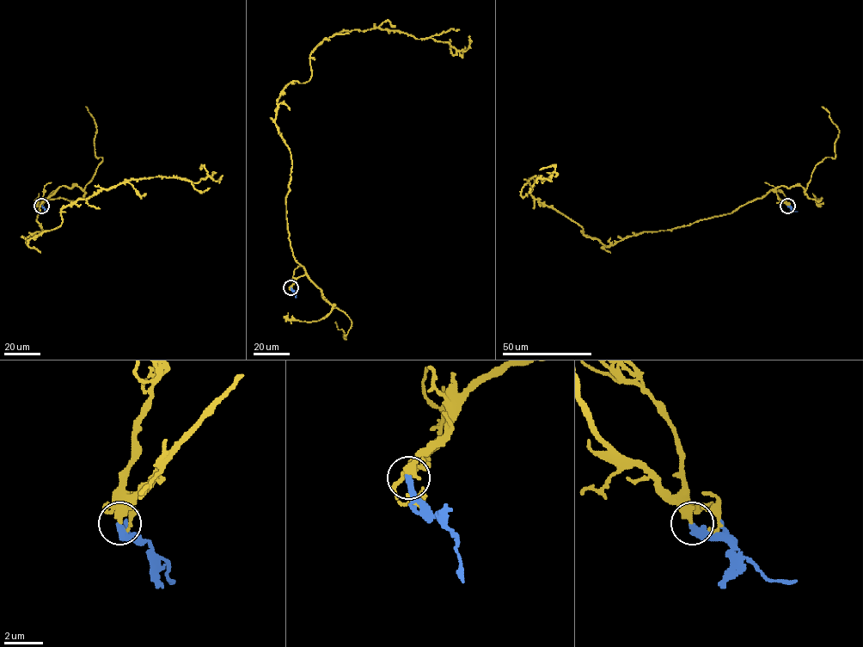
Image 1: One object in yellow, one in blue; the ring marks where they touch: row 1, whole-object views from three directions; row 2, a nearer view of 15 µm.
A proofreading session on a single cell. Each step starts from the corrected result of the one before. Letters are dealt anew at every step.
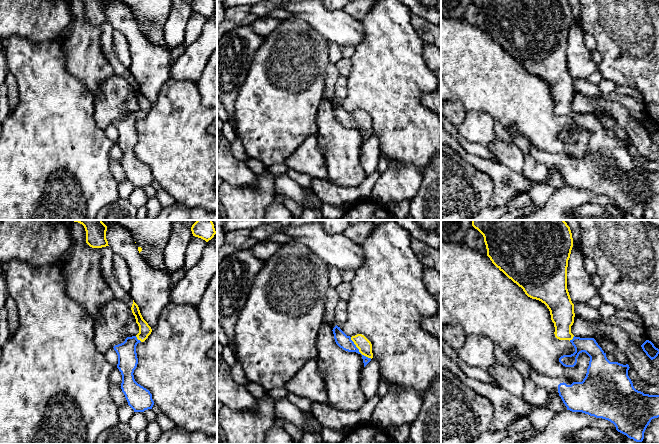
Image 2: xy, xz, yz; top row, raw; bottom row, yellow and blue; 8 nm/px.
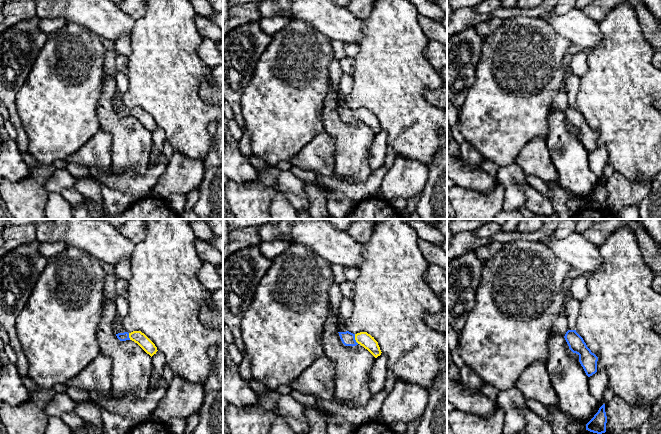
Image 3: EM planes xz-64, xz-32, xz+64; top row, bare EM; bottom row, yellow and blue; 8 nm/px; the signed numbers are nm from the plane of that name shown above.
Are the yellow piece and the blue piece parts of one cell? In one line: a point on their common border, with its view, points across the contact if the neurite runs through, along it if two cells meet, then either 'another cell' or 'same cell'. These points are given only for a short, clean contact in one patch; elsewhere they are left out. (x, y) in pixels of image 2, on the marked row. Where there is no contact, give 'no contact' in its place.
meets yellow in xz at (359, 350); runs through xz (362, 343), (359, 350), (353, 344), (342, 340); same cell

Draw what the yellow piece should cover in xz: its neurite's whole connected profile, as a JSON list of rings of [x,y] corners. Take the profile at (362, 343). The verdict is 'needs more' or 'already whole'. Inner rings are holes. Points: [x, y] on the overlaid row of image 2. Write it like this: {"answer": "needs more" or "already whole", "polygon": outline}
{"answer": "needs more", "polygon": [[[337,325],[332,331],[335,342],[340,348],[362,355],[364,367],[371,361],[373,358],[372,344],[364,335],[347,336]]]}

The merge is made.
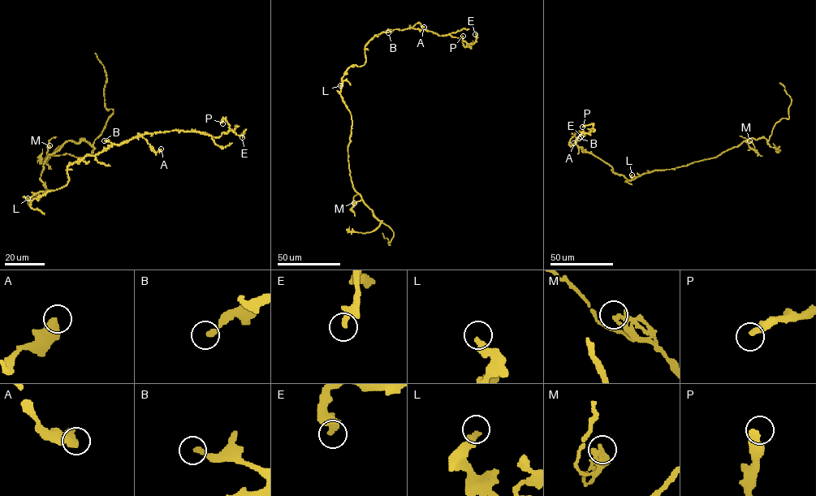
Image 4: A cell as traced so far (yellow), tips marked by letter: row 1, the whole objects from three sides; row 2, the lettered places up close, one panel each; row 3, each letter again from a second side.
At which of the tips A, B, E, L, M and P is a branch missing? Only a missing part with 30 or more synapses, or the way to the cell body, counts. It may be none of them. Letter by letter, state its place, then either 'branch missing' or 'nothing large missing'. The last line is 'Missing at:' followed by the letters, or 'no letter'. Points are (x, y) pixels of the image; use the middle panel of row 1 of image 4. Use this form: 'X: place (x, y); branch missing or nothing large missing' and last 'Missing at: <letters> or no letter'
A: place (424, 27); nothing large missing
B: place (388, 32); nothing large missing
E: place (475, 34); nothing large missing
L: place (340, 85); nothing large missing
M: place (354, 203); nothing large missing
P: place (463, 36); nothing large missing
Missing at: no letter

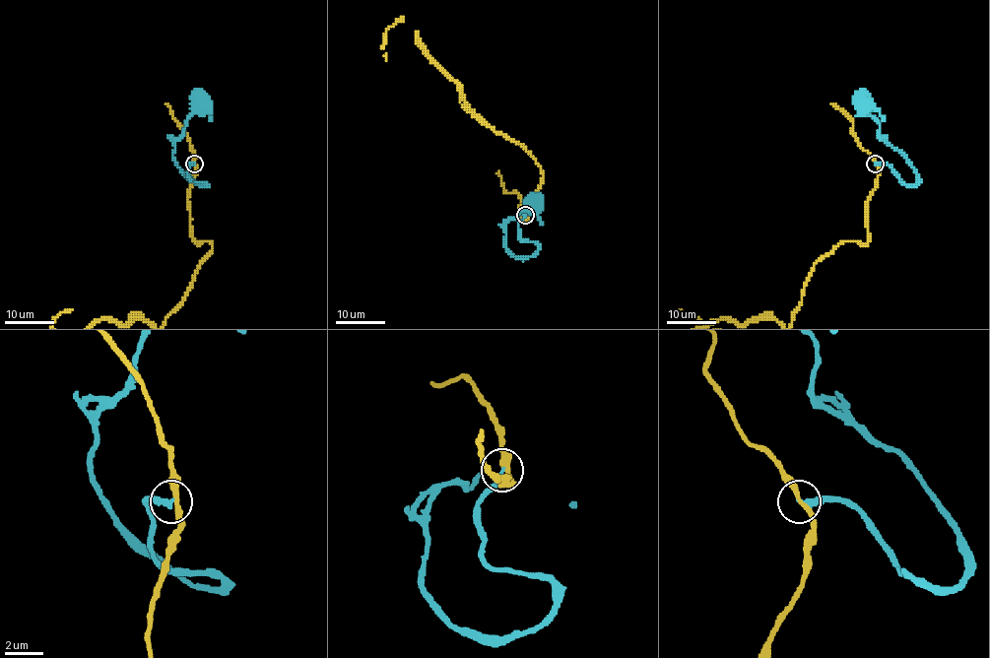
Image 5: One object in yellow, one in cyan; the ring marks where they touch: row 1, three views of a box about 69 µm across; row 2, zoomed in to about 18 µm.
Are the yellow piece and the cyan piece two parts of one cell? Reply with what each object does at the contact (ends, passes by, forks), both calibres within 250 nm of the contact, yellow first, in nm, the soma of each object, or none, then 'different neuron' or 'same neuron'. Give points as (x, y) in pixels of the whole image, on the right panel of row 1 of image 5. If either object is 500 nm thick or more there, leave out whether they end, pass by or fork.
yellow passes by; cyan ends there; 260 nm thick on the yellow side, 300 nm on the other; no cell body on yellow; cell body of cyan at (862, 103); different neuron

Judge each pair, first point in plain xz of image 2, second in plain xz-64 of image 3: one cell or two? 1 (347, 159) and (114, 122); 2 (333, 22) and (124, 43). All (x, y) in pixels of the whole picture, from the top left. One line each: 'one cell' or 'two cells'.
1: one cell
2: two cells

